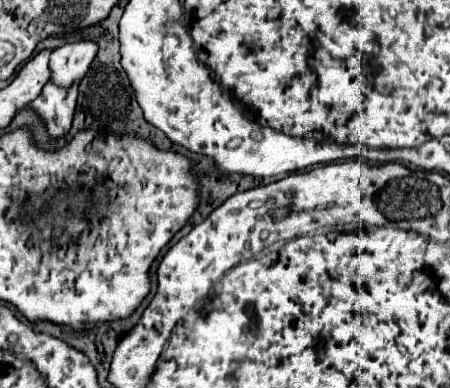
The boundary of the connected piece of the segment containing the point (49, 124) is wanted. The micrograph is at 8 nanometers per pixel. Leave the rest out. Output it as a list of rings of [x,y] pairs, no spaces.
[[[48,82],[42,88],[40,98],[36,98],[30,104],[30,108],[34,112],[38,112],[38,116],[44,122],[52,140],[58,140],[64,134],[68,134],[68,130],[72,126],[72,116],[76,110],[76,96],[78,96],[76,84],[70,90],[64,90],[64,88],[54,86],[52,82]]]

